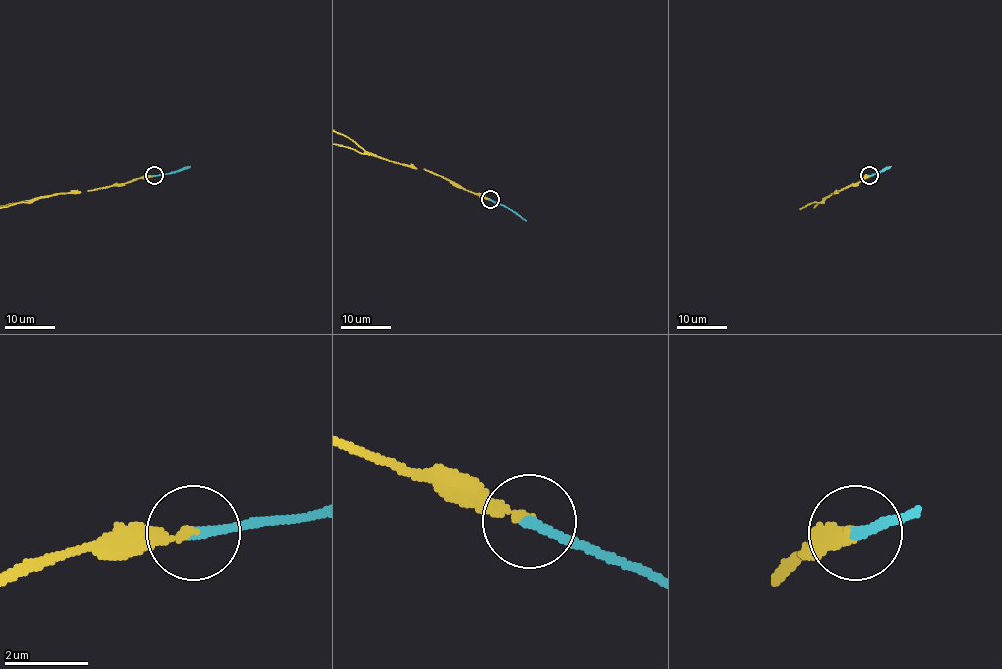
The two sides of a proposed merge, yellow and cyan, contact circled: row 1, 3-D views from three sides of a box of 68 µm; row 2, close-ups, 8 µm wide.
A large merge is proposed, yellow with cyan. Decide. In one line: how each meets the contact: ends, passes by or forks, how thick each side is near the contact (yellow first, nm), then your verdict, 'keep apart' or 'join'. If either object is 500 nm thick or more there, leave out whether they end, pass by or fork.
yellow ends; cyan ends; calibres 240 and 240 nm; join

